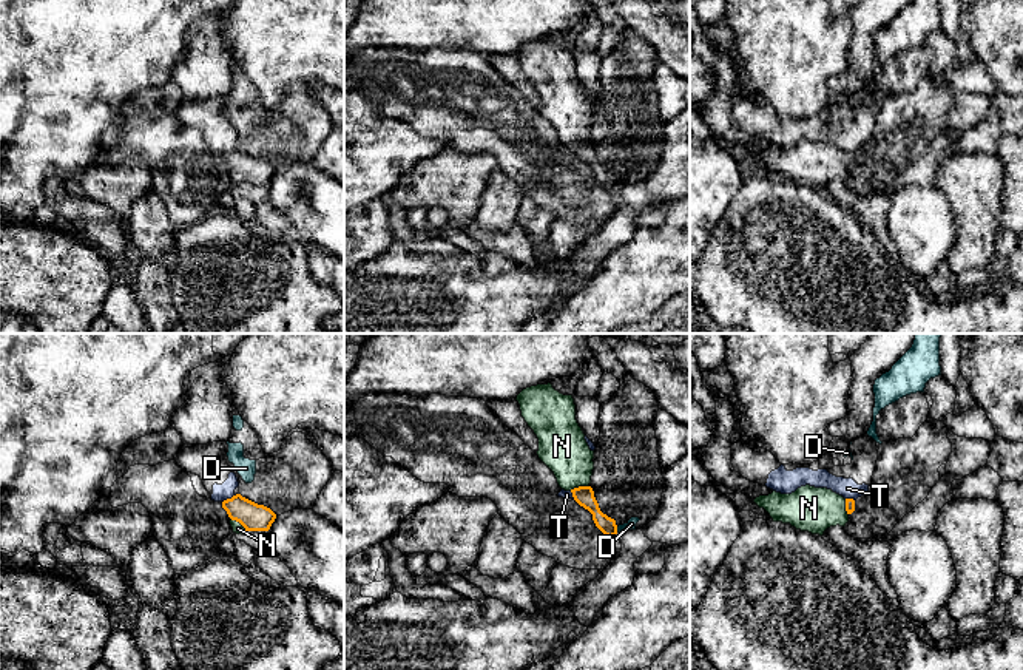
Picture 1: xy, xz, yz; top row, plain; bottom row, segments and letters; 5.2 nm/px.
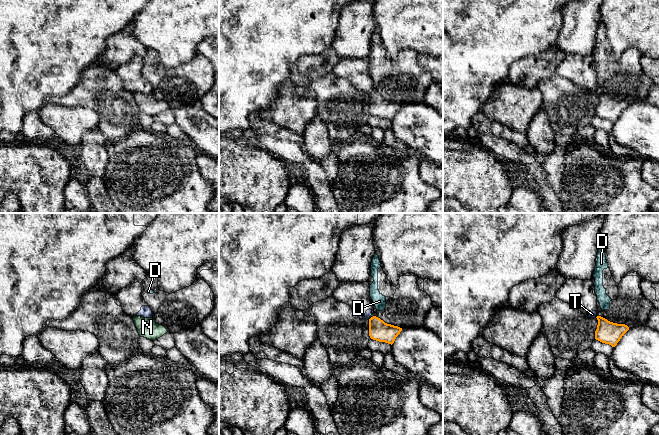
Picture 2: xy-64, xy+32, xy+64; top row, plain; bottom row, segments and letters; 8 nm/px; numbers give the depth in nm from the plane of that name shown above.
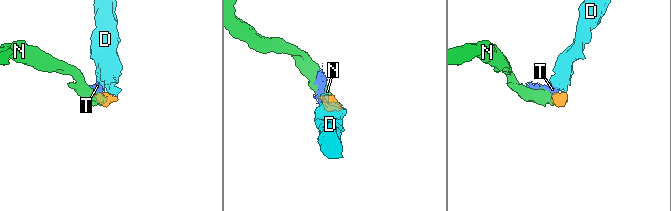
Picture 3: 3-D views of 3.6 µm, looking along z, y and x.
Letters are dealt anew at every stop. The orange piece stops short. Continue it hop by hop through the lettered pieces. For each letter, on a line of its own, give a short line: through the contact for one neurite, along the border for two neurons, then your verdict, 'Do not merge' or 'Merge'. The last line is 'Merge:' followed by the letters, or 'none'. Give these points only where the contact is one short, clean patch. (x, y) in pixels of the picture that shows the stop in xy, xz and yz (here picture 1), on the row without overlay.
D: Line: xz (616, 181), (617, 186). Do not merge
N: Line: xz (584, 150), (579, 141), (571, 115), (562, 101). Merge
T: Line: xy (233, 148), (222, 156). Do not merge
Merge: N

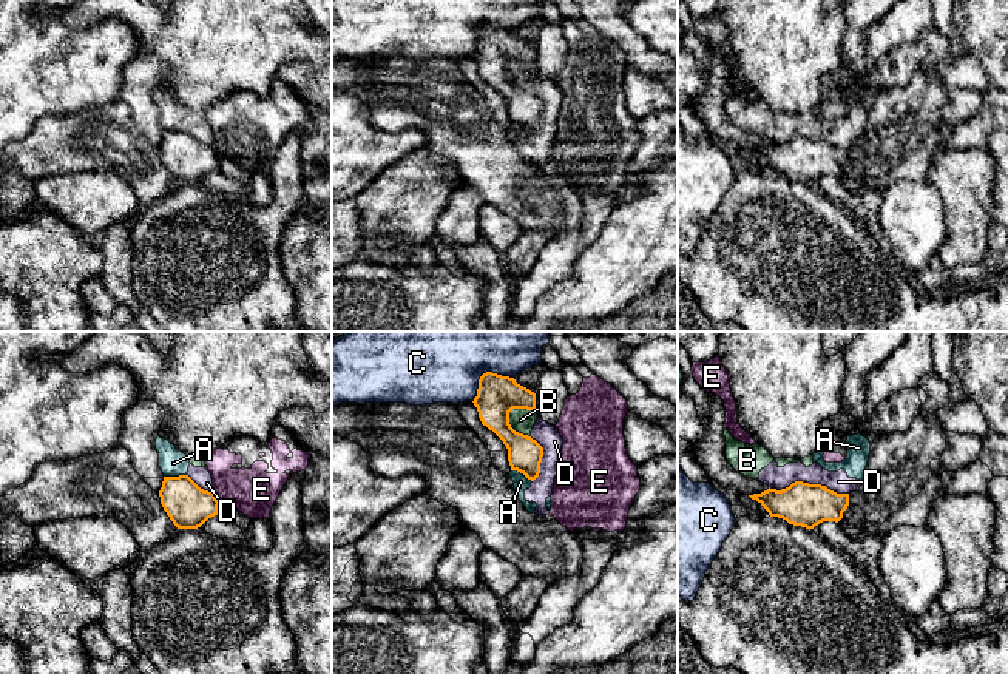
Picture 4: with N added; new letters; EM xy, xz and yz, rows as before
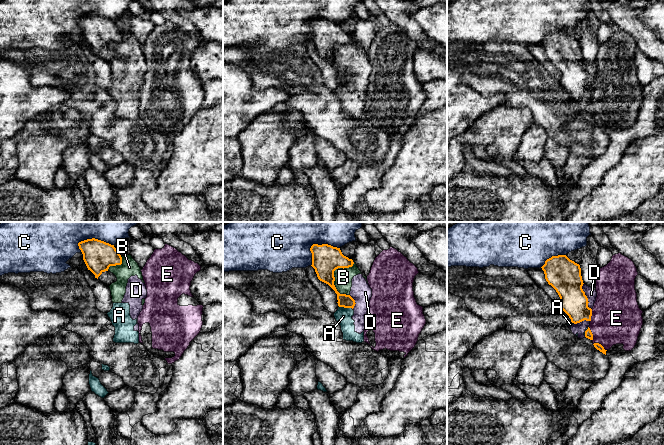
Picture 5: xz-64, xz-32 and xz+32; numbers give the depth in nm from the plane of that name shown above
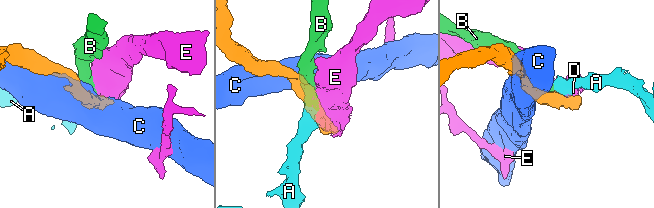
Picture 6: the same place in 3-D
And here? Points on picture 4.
A: Line: xy (186, 128), (164, 131). Do not merge
B: Do not merge
C: Do not merge
D: Line: yz (769, 141), (784, 144), (795, 136), (808, 136), (848, 148). Do not merge
E: Line: xy (212, 145), (219, 156). Do not merge
Merge: none

